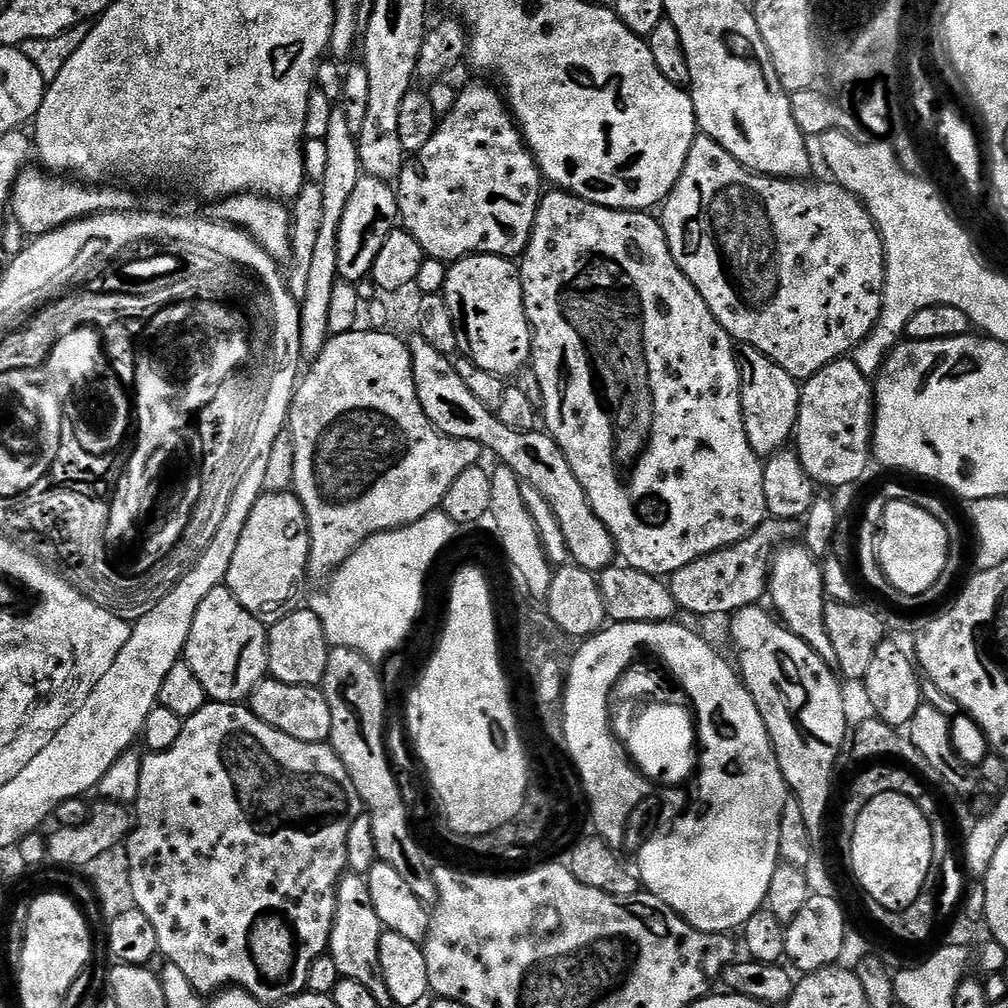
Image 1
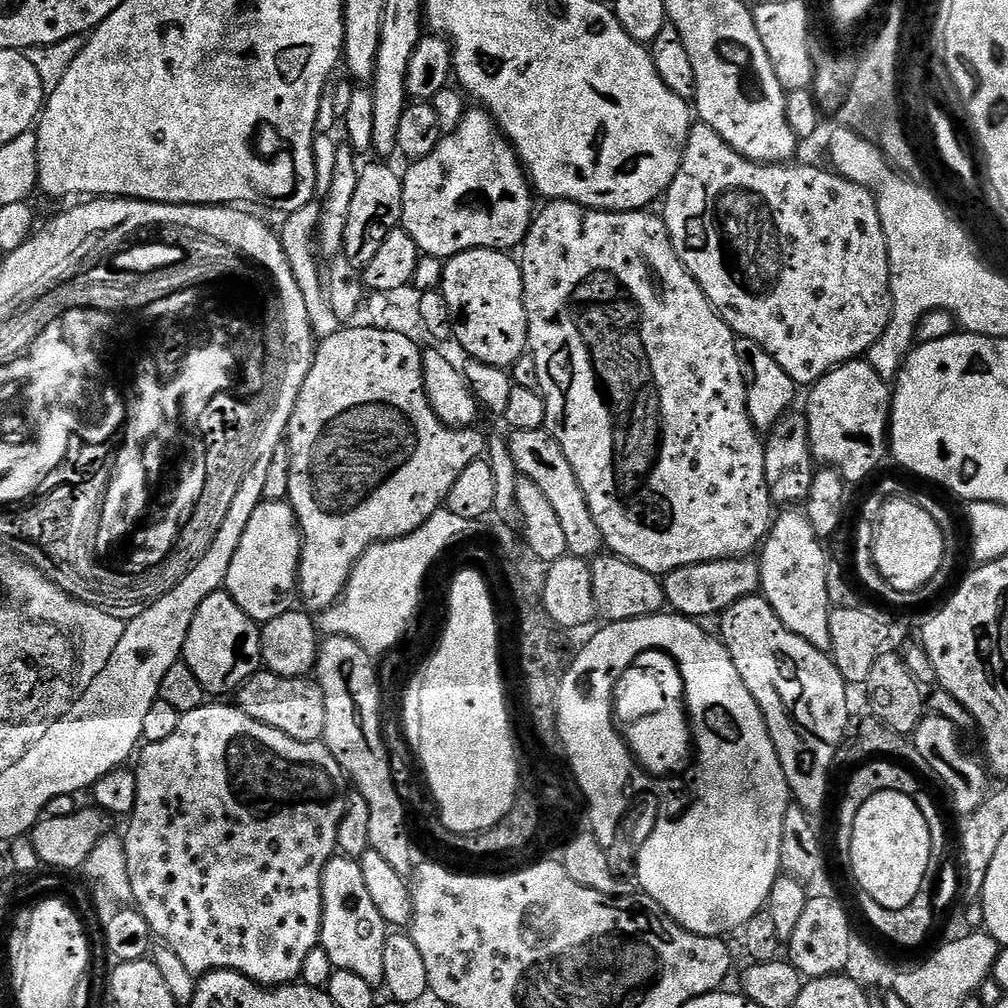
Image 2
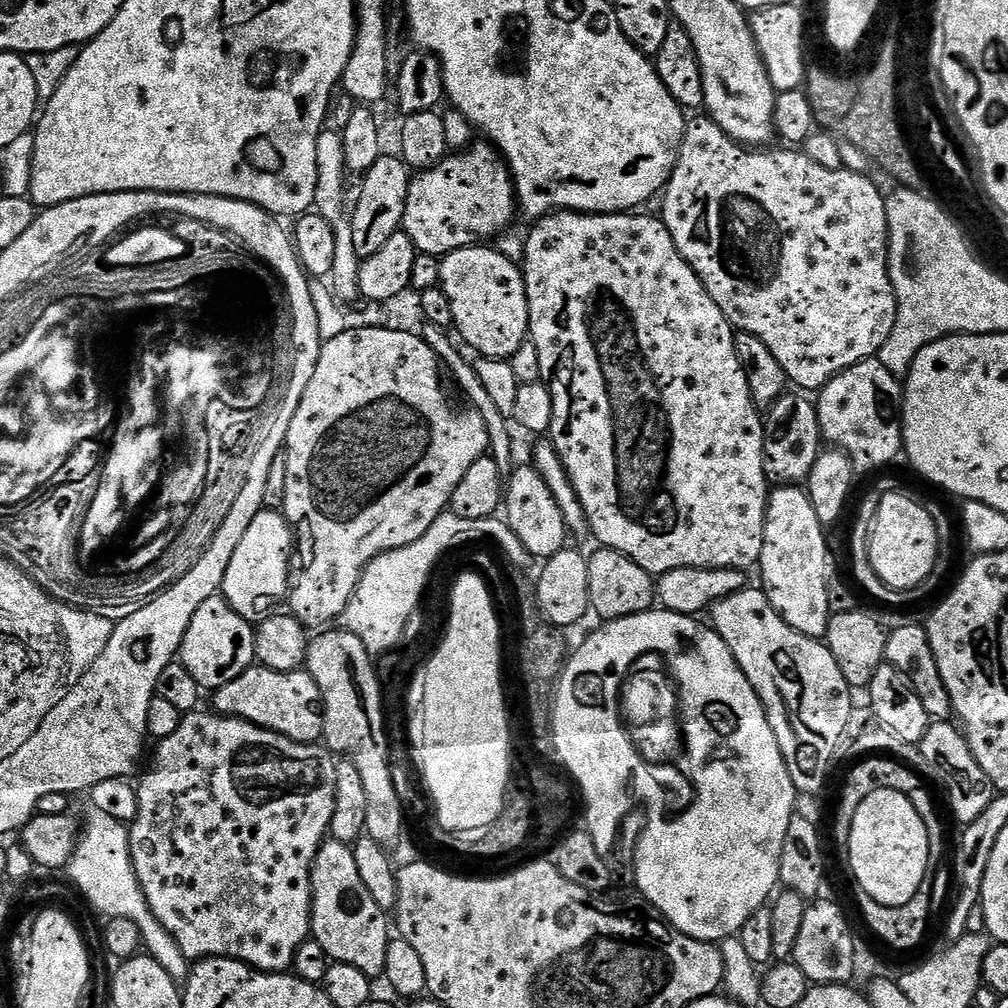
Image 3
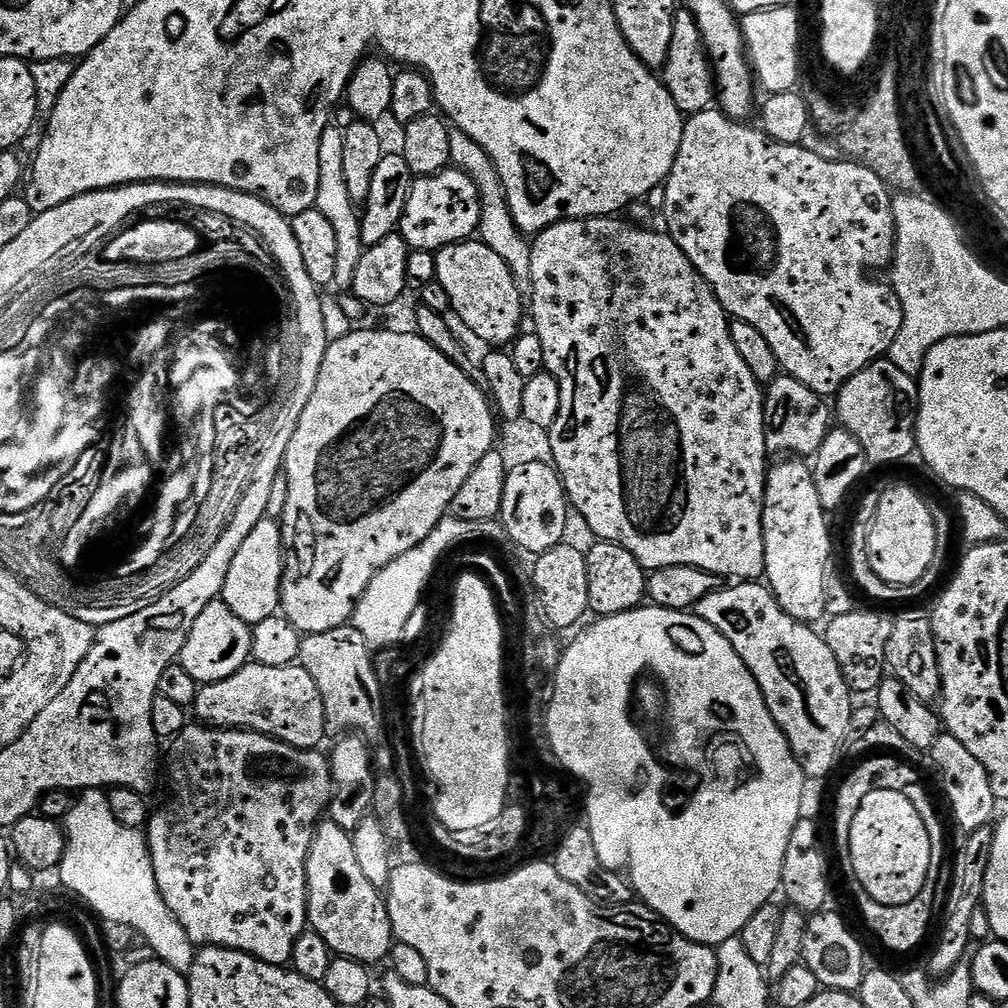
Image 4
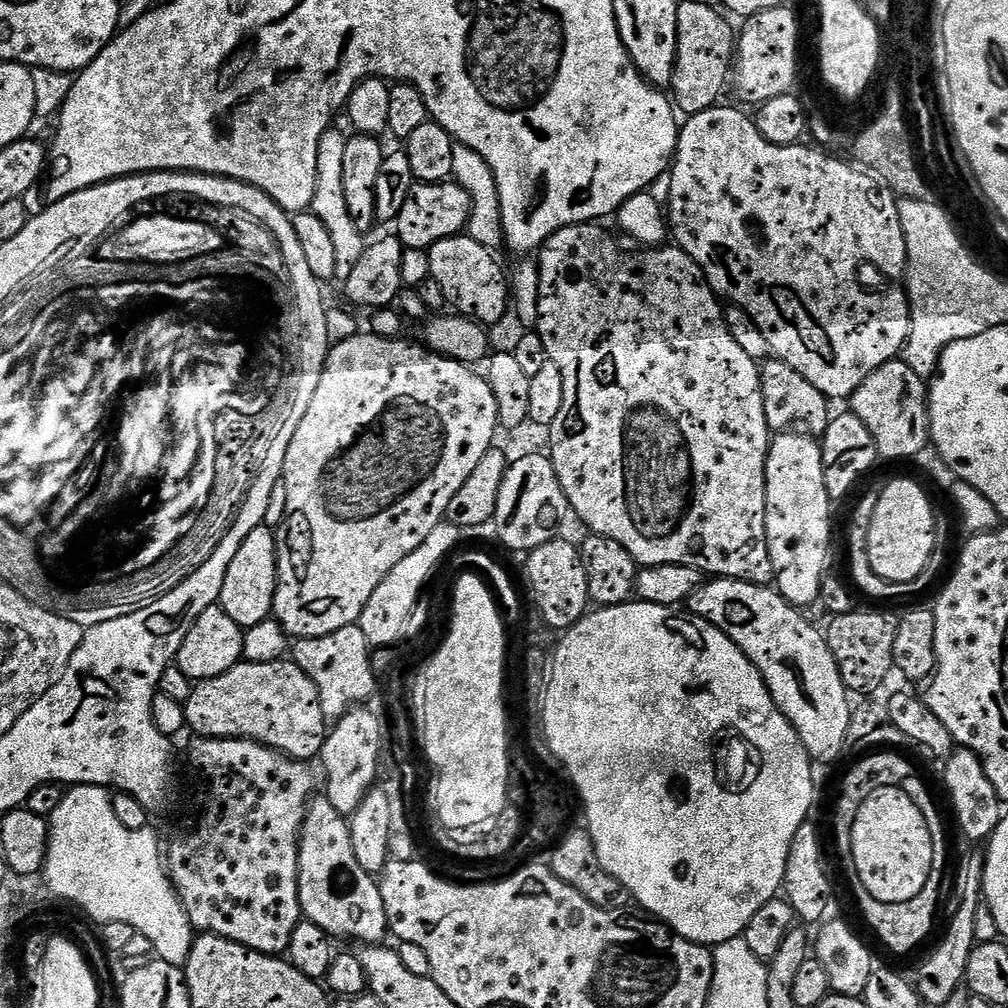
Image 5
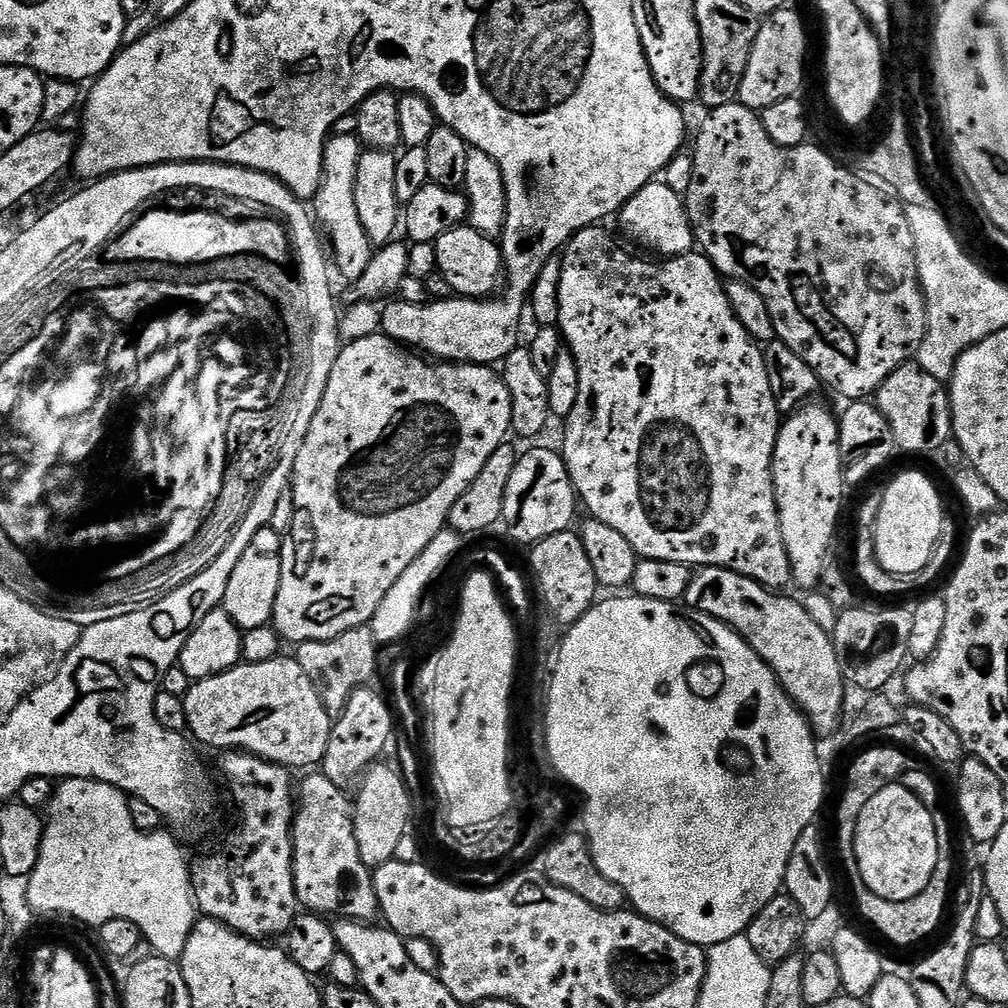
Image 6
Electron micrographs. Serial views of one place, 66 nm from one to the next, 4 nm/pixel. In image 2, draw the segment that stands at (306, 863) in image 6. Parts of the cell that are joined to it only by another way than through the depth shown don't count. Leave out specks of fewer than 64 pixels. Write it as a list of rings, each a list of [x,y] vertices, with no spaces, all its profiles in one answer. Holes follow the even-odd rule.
[[[339,854],[332,857],[322,874],[322,926],[319,947],[330,954],[333,969],[351,970],[370,986],[384,988],[386,942],[390,935],[390,925],[378,914],[366,890],[366,878],[362,878],[359,859]]]

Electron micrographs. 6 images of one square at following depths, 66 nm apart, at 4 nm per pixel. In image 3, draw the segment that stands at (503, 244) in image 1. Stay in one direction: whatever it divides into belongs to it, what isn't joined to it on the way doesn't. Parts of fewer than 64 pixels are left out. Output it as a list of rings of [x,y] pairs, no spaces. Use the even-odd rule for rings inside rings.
[[[492,146],[476,147],[448,154],[432,168],[417,171],[411,177],[402,230],[413,240],[417,253],[425,252],[443,258],[459,248],[471,248],[481,242],[491,241],[488,239],[498,235],[511,222],[512,215],[517,215],[516,185],[512,183],[512,173],[509,172],[501,153]]]

